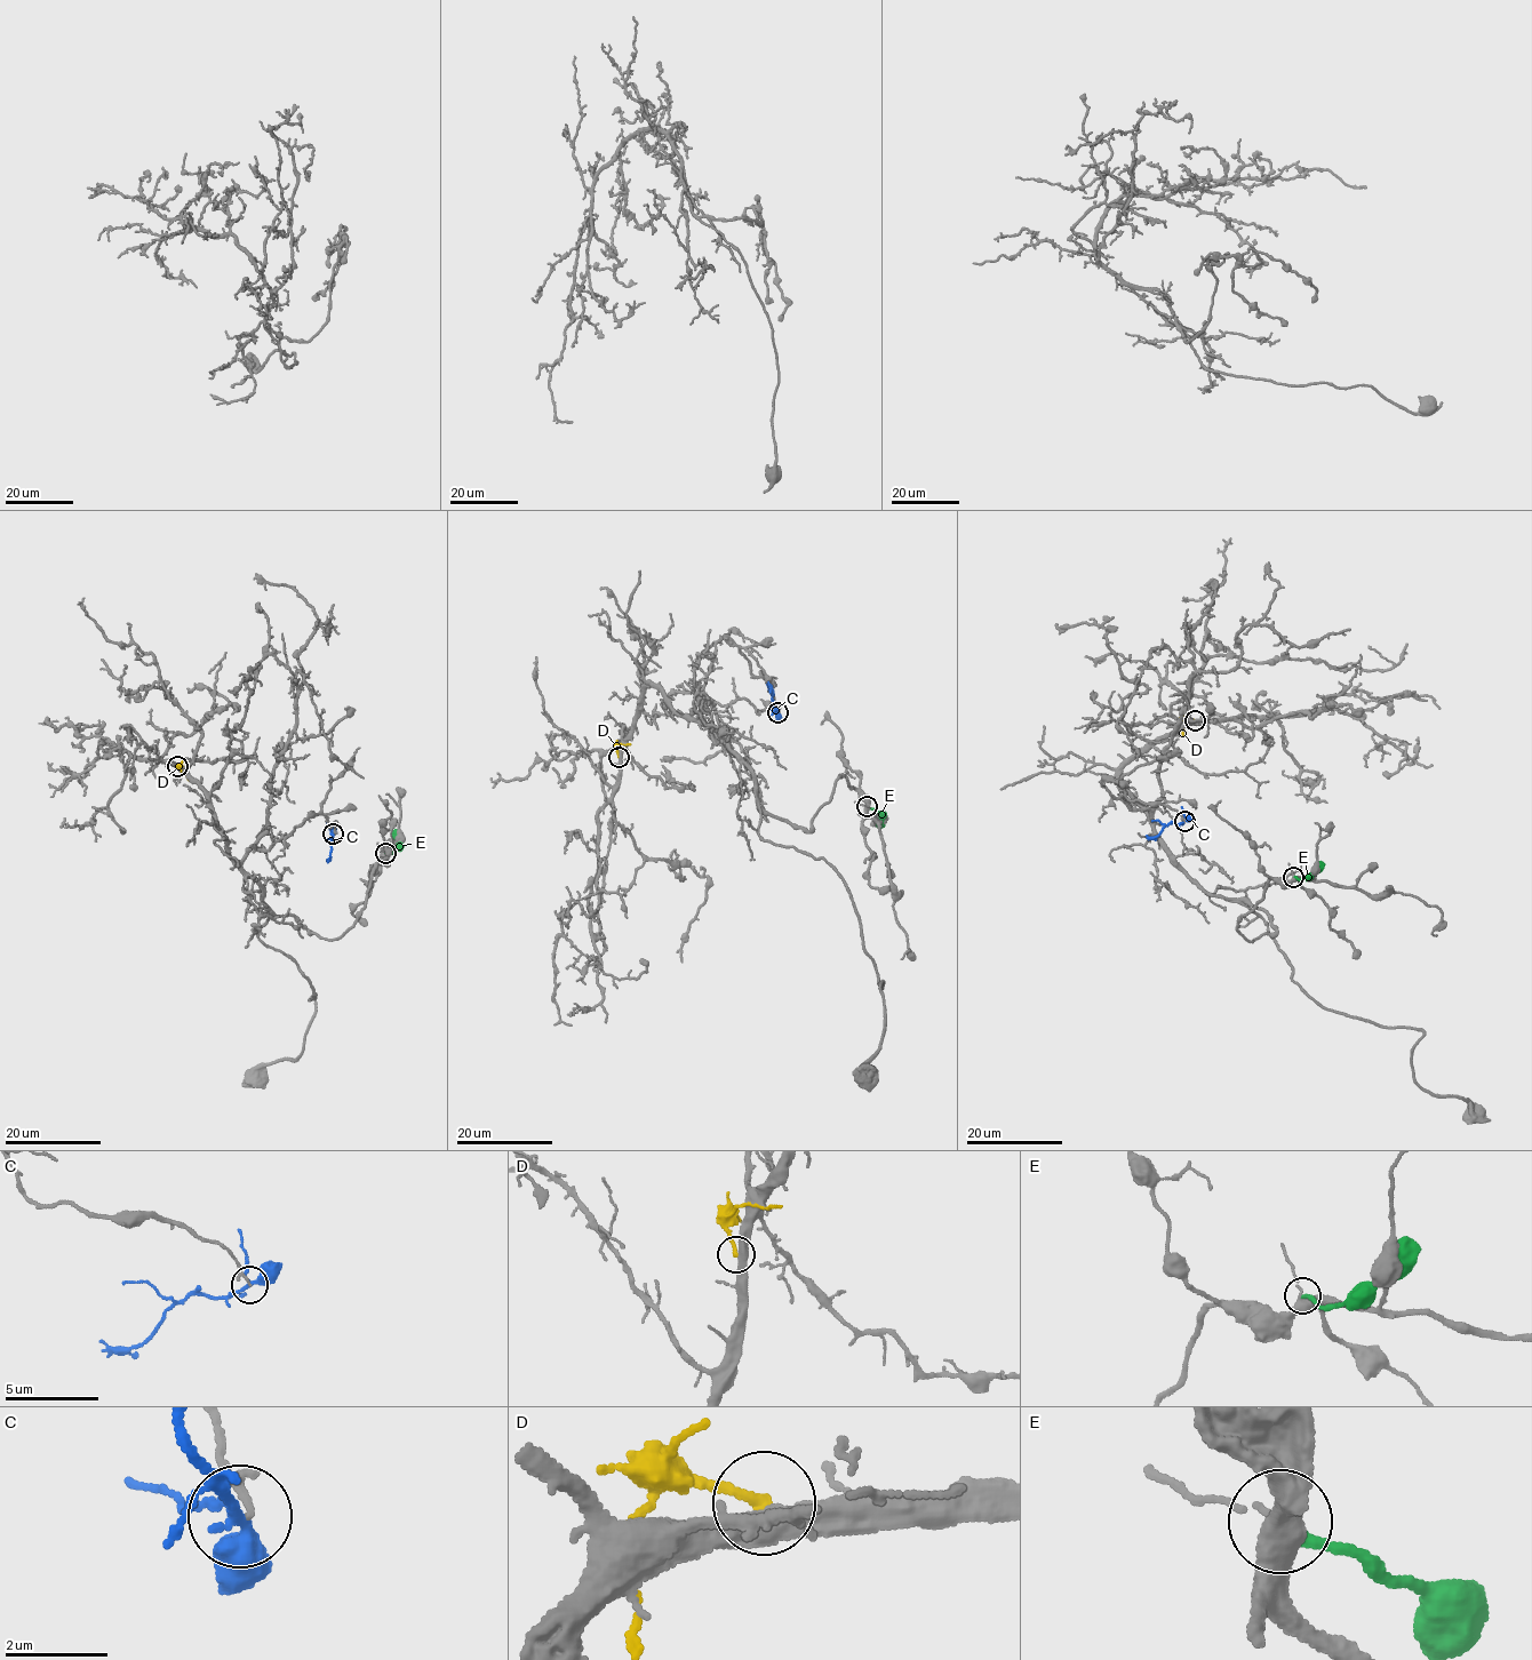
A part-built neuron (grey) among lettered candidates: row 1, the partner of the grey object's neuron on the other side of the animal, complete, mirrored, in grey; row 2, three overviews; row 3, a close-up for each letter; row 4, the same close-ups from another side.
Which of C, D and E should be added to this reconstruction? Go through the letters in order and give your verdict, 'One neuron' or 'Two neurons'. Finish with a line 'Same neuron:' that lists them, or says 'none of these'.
C: Two neurons
D: Two neurons
E: Two neurons
Same neuron: none of these

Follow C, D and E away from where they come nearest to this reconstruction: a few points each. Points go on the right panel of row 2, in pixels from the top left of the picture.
C: (1185, 821), (1169, 823), (1156, 836), (1146, 835)
D: (1195, 720), (1183, 721), (1182, 734)
E: (1293, 877), (1302, 880), (1310, 877), (1323, 862)

